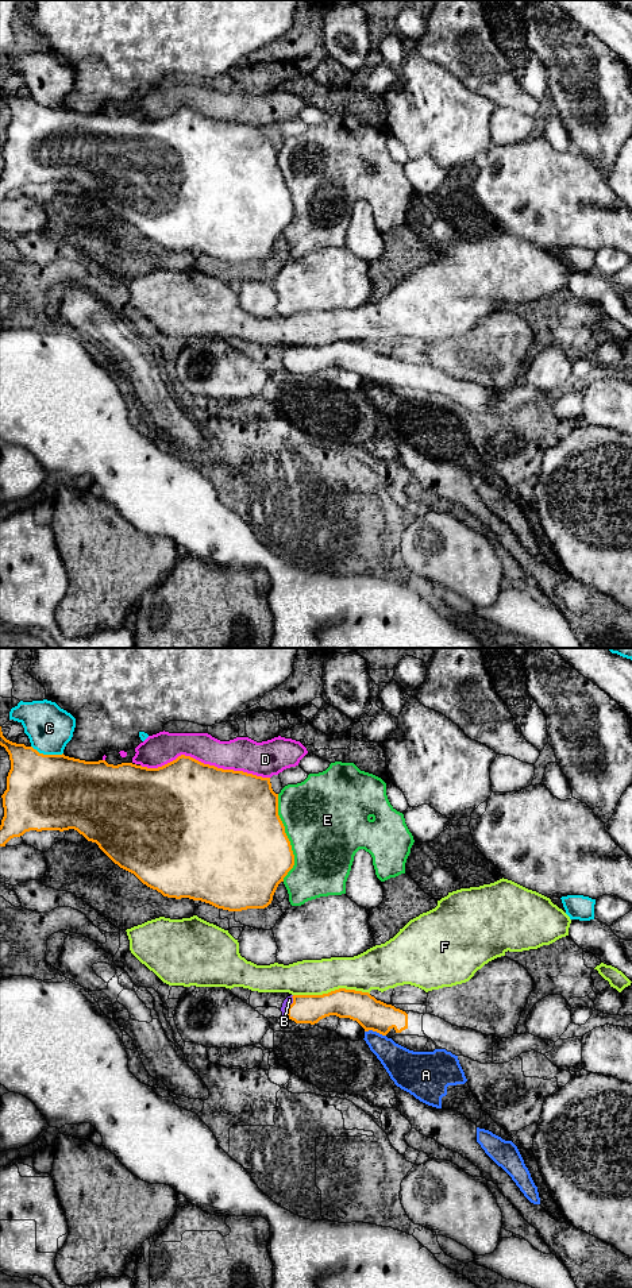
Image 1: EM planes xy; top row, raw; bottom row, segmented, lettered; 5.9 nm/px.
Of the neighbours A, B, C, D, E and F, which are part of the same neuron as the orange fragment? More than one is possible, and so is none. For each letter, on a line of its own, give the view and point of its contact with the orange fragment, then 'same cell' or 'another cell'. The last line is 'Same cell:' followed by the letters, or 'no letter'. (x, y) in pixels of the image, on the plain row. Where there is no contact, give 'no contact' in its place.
A: xy (376, 382) | another cell
B: xy (289, 358) | same cell
C: xy (47, 107) | another cell
D: xy (205, 116) | another cell
E: xy (286, 189) | another cell
F: xy (331, 343) | another cell
Same cell: B

